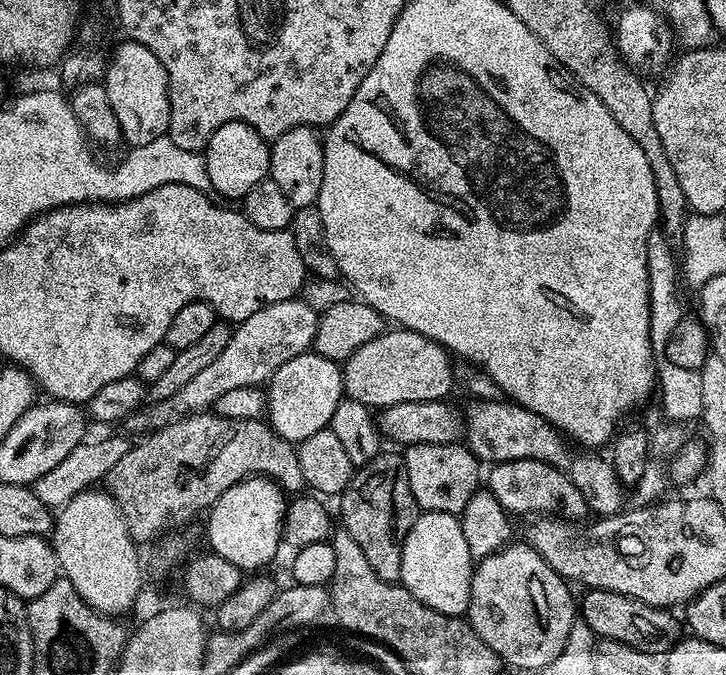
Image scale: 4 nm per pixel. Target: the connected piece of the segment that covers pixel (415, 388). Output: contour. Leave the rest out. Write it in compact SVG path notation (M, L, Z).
M397 327L395 330L385 330L378 338L370 338L366 346L358 346L358 350L354 350L354 354L350 354L350 358L343 361L344 394L373 410L398 406L398 402L444 400L447 392L454 388L453 365L454 360L448 349L438 342L417 332L411 332L408 328Z

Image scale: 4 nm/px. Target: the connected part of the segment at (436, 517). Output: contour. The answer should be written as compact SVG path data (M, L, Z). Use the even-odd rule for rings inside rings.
M421 511L414 526L410 526L410 534L406 534L402 546L399 583L404 589L414 594L422 606L438 610L438 614L463 617L470 602L473 567L474 558L470 554L470 546L466 546L459 519L445 512Z

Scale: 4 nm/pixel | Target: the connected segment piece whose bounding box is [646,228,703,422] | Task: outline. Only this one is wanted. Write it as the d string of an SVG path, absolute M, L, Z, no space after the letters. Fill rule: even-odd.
M661 229L651 232L647 238L647 286L650 294L650 338L653 353L654 367L656 370L656 390L660 404L666 417L672 422L697 421L703 412L702 408L702 378L700 371L683 369L666 358L666 343L670 335L674 334L675 327L684 318L678 284L680 285L680 268L678 260L672 252L673 245Z

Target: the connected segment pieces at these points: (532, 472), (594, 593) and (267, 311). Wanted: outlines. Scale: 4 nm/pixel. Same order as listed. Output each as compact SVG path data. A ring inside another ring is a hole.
M515 460L514 462L506 462L505 464L494 464L491 465L487 469L486 472L486 488L487 491L492 492L494 494L494 498L498 498L498 502L504 508L504 511L511 514L513 517L519 518L519 516L524 516L527 512L536 512L532 514L539 514L544 518L559 518L561 520L566 520L569 522L580 522L585 518L584 515L589 515L590 509L588 503L586 502L586 498L582 494L582 490L578 490L578 486L574 486L574 482L571 478L569 478L564 472L560 472L554 466L550 466L546 462L542 462L541 460Z
M593 588L583 594L585 596L578 600L579 619L590 626L593 636L601 640L617 640L626 646L634 646L634 650L666 654L681 639L681 621L679 624L667 608L655 608L638 598L601 588Z
M303 298L274 302L274 306L258 310L258 314L250 314L250 318L239 321L233 327L226 350L218 354L215 362L210 362L206 370L201 370L191 382L186 382L186 386L182 386L182 390L178 390L178 394L166 398L166 402L149 403L129 416L123 421L123 431L128 434L133 434L132 432L144 434L149 430L164 428L181 416L190 416L211 409L216 400L230 390L241 386L258 388L267 385L278 370L278 366L290 362L290 358L298 358L298 354L309 351L315 345L317 319L318 312Z

